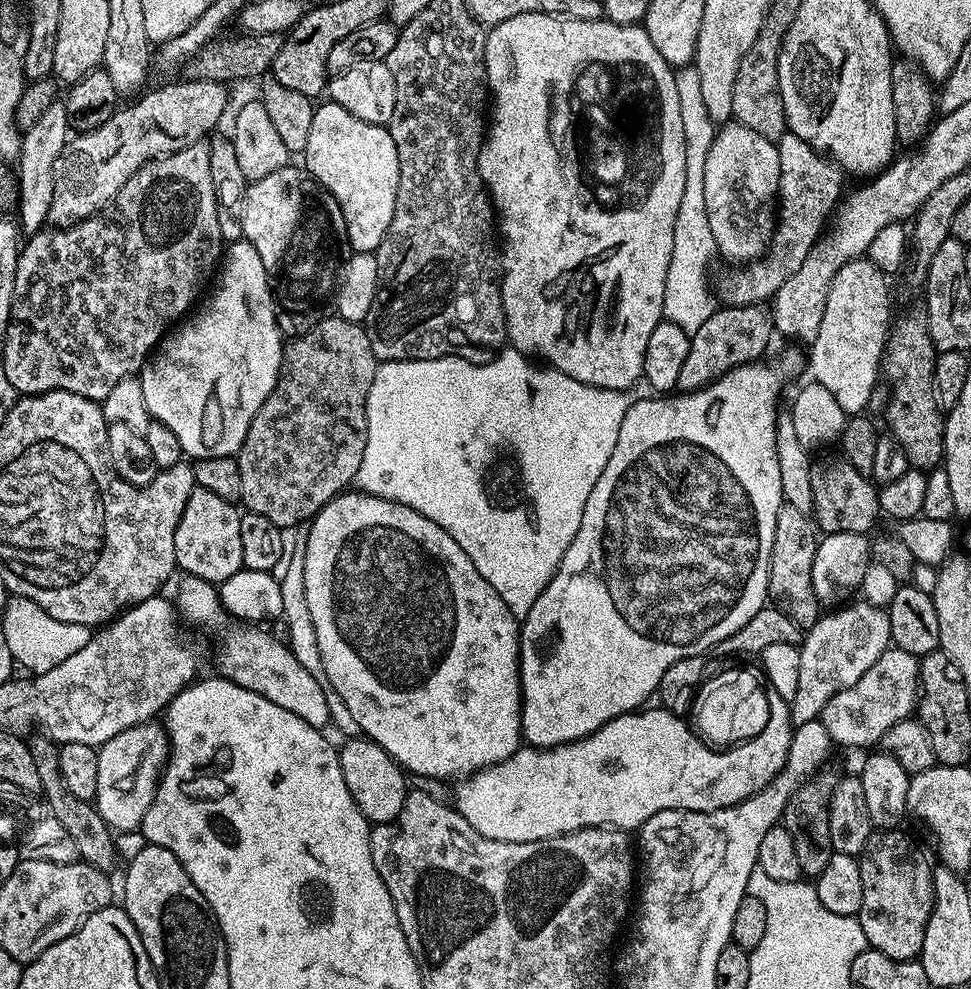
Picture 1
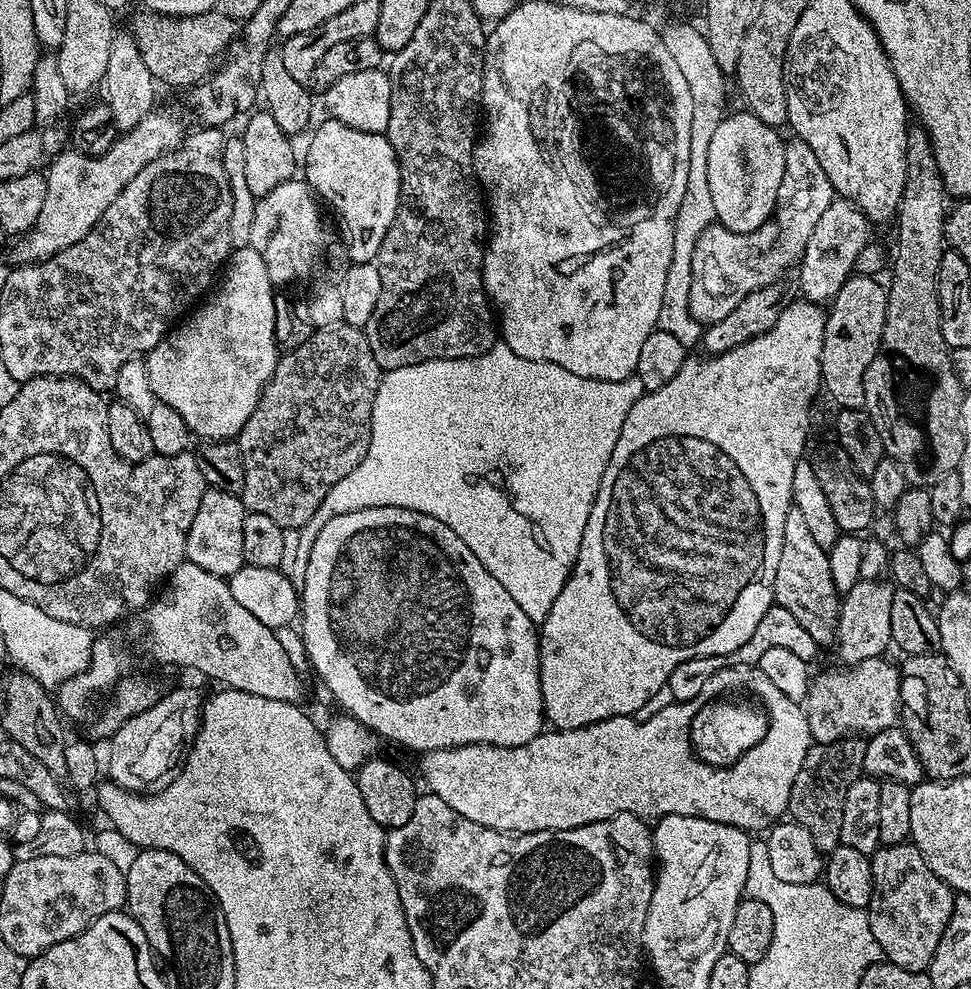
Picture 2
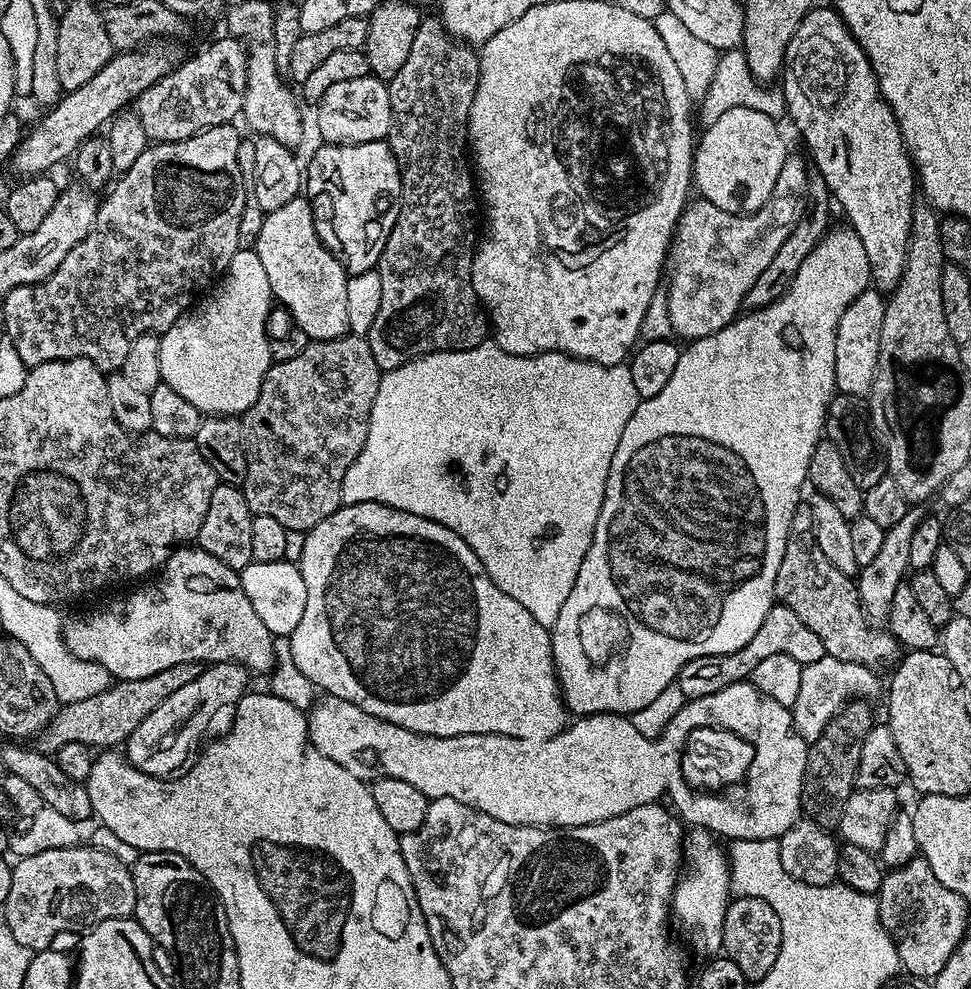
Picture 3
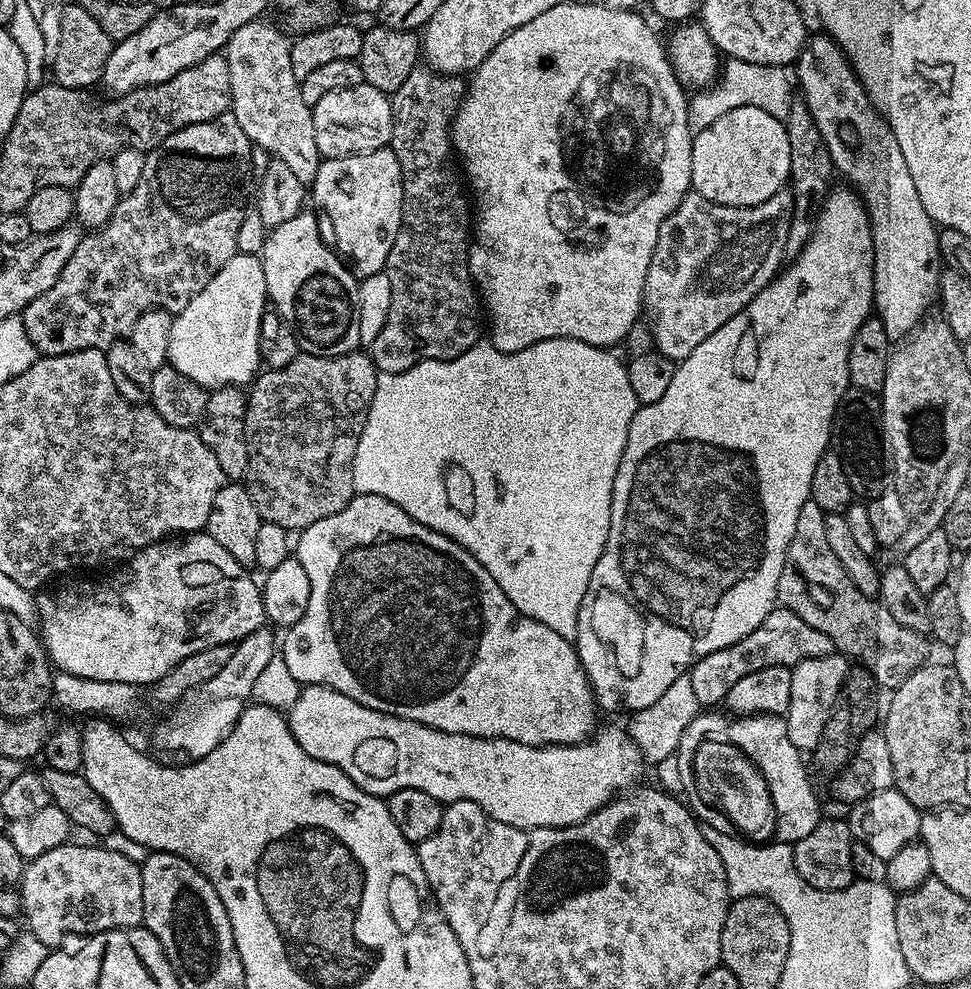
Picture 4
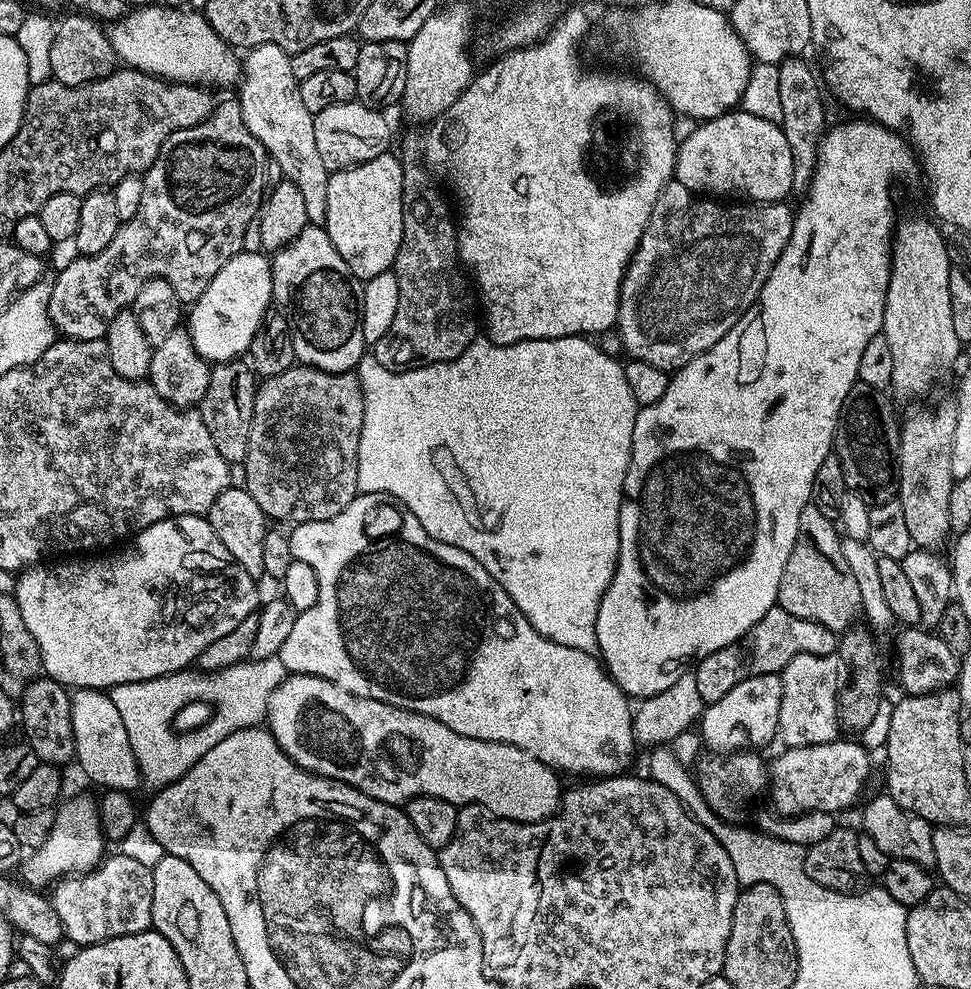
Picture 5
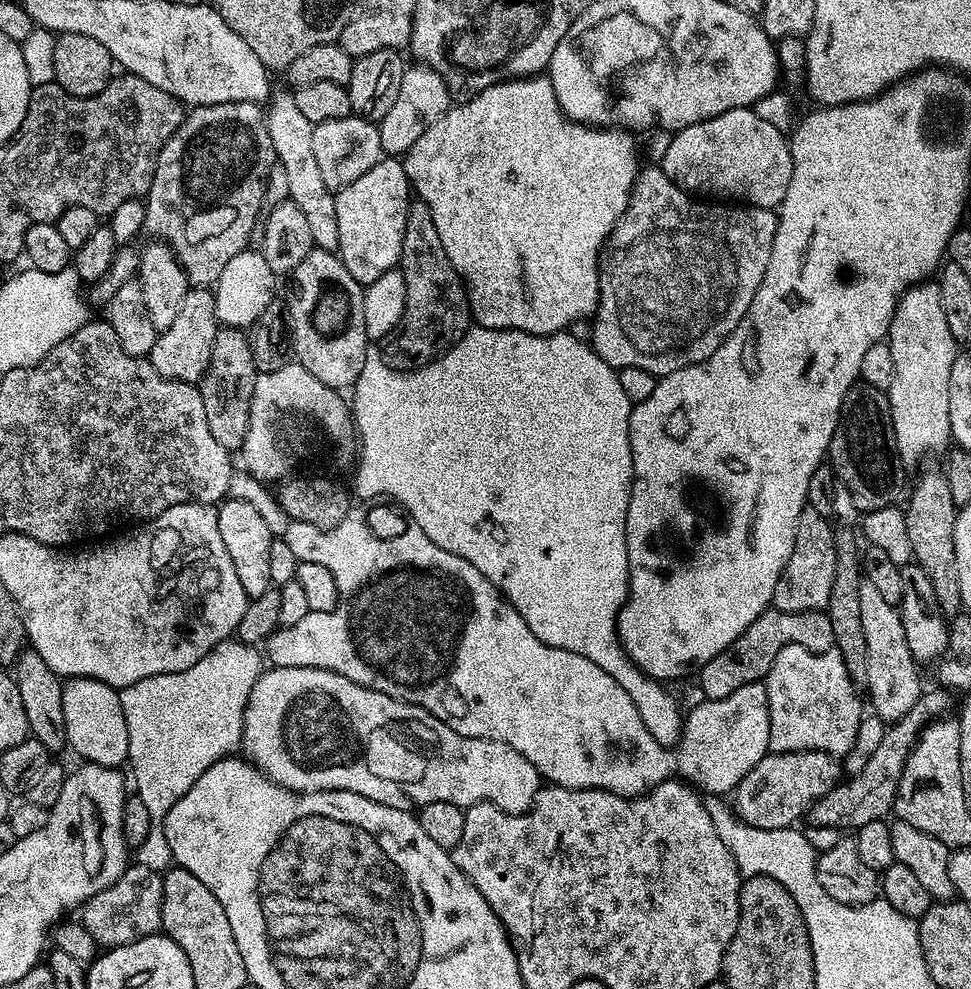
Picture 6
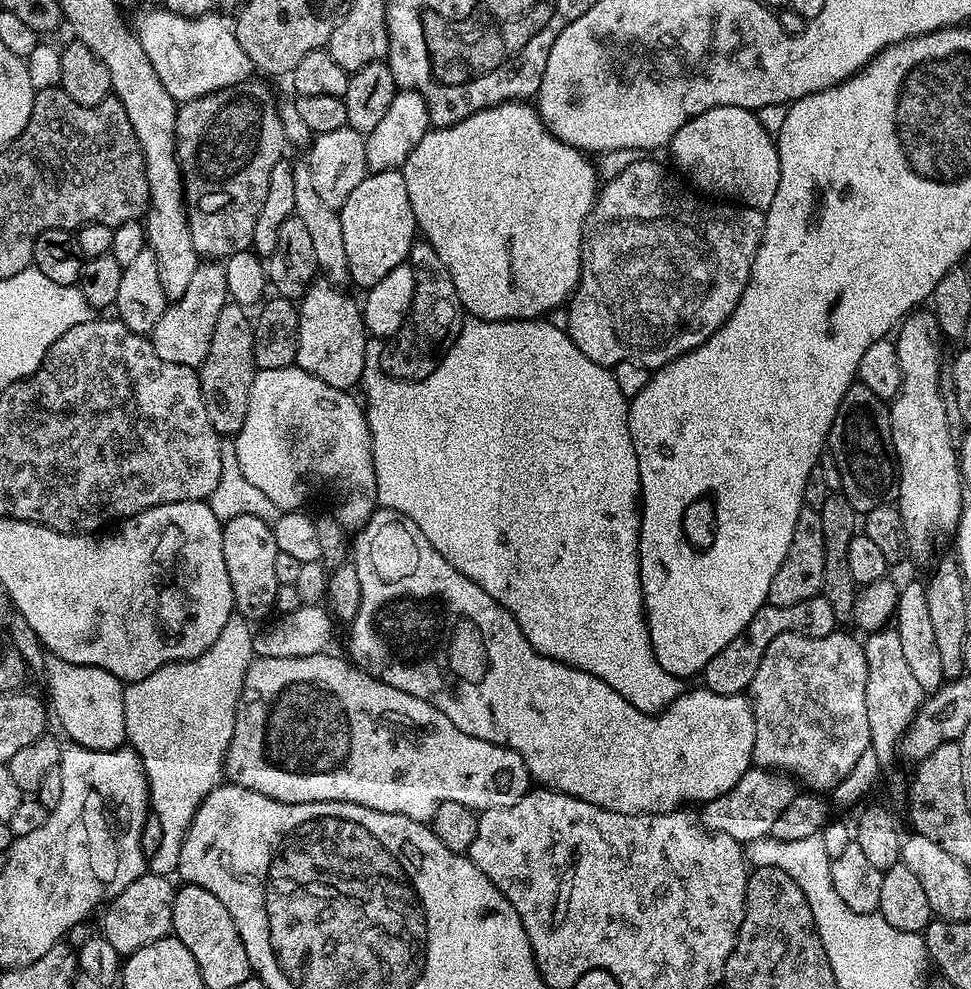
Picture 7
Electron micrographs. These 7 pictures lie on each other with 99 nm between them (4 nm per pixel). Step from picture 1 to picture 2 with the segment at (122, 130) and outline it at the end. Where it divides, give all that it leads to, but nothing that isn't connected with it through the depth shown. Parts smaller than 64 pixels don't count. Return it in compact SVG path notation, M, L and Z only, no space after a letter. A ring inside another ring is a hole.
M157 107L147 114L129 132L123 133L101 156L87 156L75 150L58 153L46 168L46 202L42 206L42 214L38 214L38 222L29 232L15 241L16 249L12 256L17 265L39 264L54 254L66 250L66 246L74 246L106 214L110 202L122 194L122 190L154 158L173 152L179 144L183 144L186 127L176 112L167 112Z

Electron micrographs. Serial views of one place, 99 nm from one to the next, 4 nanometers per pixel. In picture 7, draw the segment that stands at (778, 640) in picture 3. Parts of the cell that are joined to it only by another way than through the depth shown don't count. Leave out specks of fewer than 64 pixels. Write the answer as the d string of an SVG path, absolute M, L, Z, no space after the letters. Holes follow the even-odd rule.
M822 595L810 598L806 602L798 602L794 606L774 606L767 603L750 618L746 630L734 638L734 642L728 643L710 662L706 662L702 673L703 687L708 688L714 694L726 694L727 696L739 696L747 693L754 682L754 674L758 674L758 665L762 662L762 654L766 654L766 646L778 638L778 634L797 632L810 638L826 638L826 634L837 631L838 623L835 612L830 602Z

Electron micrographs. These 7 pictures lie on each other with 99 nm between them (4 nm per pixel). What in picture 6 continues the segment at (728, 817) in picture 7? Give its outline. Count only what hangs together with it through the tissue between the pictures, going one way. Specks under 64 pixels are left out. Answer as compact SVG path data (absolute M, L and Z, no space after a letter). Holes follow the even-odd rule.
M773 752L768 755L742 778L742 782L734 790L734 811L742 822L750 826L758 826L762 830L778 830L791 828L797 823L796 819L803 817L822 794L836 787L842 779L842 764L835 756L827 756L825 752Z

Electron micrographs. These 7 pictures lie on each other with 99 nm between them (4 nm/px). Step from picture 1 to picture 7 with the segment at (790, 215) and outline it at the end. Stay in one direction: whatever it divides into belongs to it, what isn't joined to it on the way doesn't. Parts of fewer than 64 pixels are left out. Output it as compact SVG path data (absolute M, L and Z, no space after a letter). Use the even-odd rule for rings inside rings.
M647 158L634 162L632 166L627 166L626 170L622 170L622 174L607 181L599 189L590 214L584 219L580 281L577 282L576 290L566 305L568 337L574 342L574 346L578 346L578 350L582 350L582 354L586 354L586 358L590 358L590 362L598 362L605 366L615 366L618 362L638 362L650 370L655 370L702 346L702 342L711 338L728 321L730 314L734 314L742 298L742 290L746 290L746 282L752 273L754 254L758 250L764 233L764 212L759 208L746 208L732 202L699 200L695 196L697 193L691 187L688 188L683 188L658 161Z

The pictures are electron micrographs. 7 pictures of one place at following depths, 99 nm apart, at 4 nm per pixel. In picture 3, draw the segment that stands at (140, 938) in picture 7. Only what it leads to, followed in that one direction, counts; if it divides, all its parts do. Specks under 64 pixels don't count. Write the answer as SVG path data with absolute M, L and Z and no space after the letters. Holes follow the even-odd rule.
M77 846L75 848L63 848L62 850L42 850L42 854L30 854L29 856L21 856L12 864L12 873L14 879L10 885L10 898L6 898L6 902L2 906L4 912L3 923L10 928L22 945L28 946L34 953L43 952L51 949L52 944L59 938L63 932L83 933L89 928L93 928L96 924L101 924L107 920L123 920L131 917L136 911L136 891L134 890L134 878L132 877L132 869L129 865L122 863L118 858L114 858L114 854L106 854L106 850L98 850L91 846Z

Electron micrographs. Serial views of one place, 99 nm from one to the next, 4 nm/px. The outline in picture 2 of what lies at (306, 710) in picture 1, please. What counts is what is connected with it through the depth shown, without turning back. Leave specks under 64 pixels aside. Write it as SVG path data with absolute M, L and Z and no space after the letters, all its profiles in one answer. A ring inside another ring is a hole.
M182 563L172 571L143 616L148 648L158 663L193 668L217 680L220 683L217 685L258 694L258 698L301 703L304 684L296 673L291 654L272 633L270 625L263 624L257 613L244 609L234 599L225 577L210 574L210 570L202 570L202 566Z

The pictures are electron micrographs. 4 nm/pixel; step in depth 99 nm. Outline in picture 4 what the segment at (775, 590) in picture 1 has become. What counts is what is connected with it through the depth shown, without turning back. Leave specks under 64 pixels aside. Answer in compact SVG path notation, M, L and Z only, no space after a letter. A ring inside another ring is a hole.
M811 499L798 513L798 522L794 522L794 538L790 538L776 598L783 607L798 614L802 622L827 634L833 649L867 670L881 689L895 690L914 670L929 663L929 637L906 630L879 599L862 594L852 577L846 574L842 562L834 558L834 550L830 550L830 542L826 542L826 513Z

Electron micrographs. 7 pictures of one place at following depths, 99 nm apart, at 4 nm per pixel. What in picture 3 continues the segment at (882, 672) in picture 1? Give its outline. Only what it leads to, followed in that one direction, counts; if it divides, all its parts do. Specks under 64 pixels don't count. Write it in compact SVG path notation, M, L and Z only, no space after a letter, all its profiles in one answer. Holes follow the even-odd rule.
M825 654L818 658L818 662L810 662L804 665L802 670L802 687L798 689L798 699L790 705L792 709L792 721L798 730L798 734L806 741L819 738L827 723L830 722L851 700L857 698L873 698L881 695L882 680L875 671L854 662L842 662L838 658Z

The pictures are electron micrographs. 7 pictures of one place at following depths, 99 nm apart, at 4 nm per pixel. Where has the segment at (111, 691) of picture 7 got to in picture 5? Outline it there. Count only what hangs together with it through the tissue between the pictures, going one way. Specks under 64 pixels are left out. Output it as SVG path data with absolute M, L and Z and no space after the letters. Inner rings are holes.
M77 688L71 693L72 721L74 722L74 746L76 747L75 763L80 763L80 768L96 784L101 784L101 789L120 789L131 793L132 787L140 780L140 767L136 765L134 754L130 750L130 738L126 738L126 726L122 723L122 714L114 706L107 691L98 688Z

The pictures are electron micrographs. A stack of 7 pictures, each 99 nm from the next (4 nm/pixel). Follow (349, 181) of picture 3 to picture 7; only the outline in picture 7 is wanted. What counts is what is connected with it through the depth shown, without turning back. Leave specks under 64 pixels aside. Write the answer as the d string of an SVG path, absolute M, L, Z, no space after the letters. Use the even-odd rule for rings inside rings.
M391 168L385 172L369 171L350 198L338 209L342 222L342 238L346 245L346 262L351 283L361 290L374 287L390 270L407 261L410 246L417 239L414 210L410 210L410 194L406 194L403 171Z

